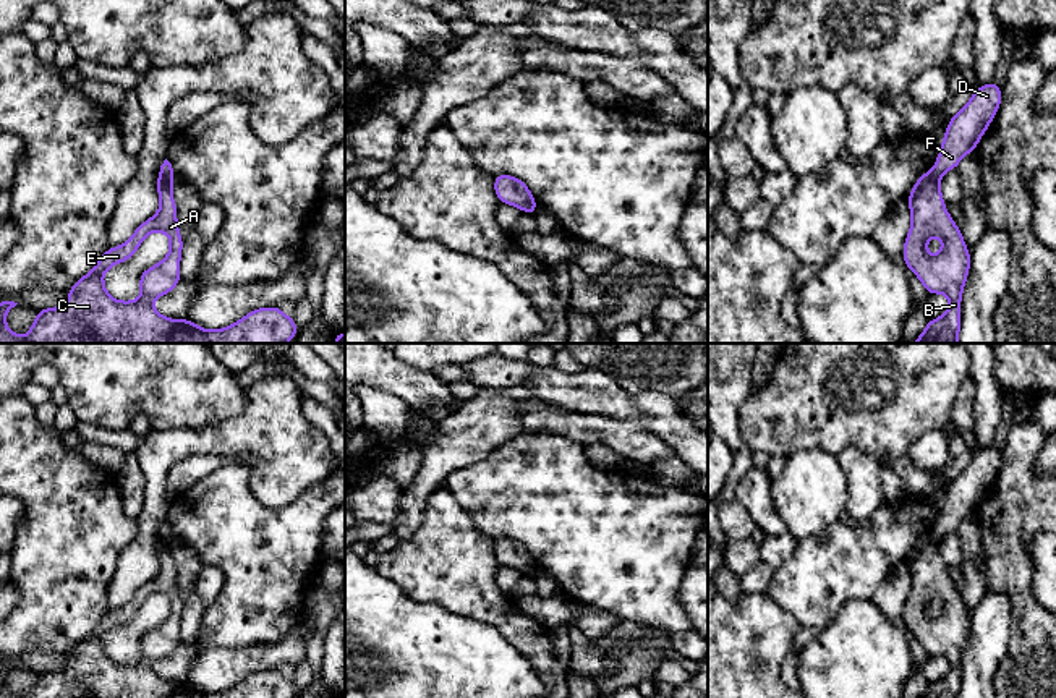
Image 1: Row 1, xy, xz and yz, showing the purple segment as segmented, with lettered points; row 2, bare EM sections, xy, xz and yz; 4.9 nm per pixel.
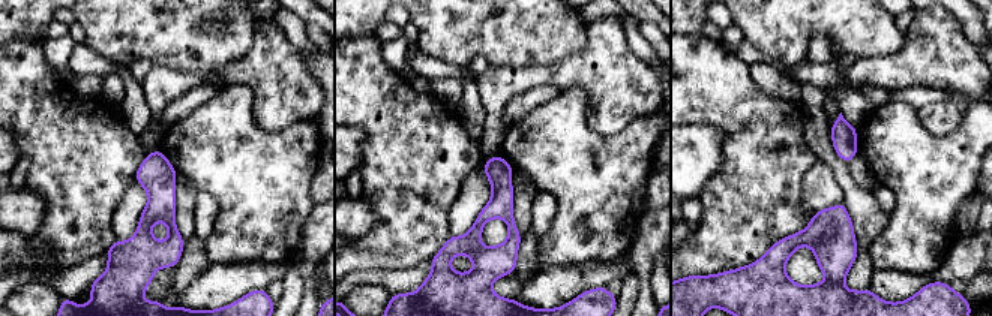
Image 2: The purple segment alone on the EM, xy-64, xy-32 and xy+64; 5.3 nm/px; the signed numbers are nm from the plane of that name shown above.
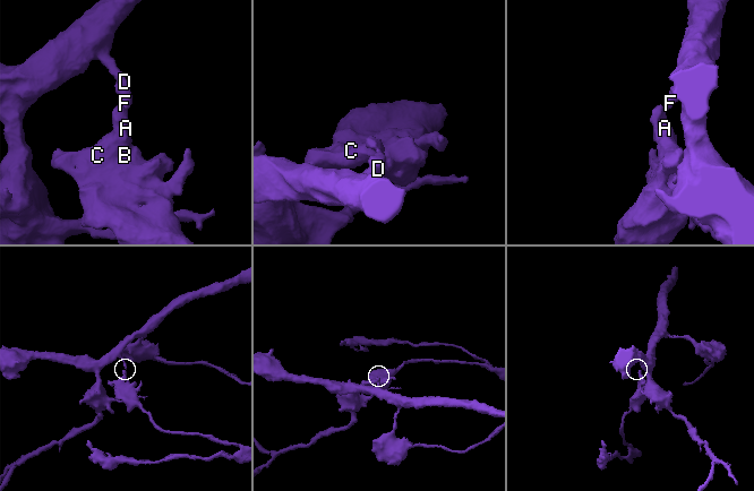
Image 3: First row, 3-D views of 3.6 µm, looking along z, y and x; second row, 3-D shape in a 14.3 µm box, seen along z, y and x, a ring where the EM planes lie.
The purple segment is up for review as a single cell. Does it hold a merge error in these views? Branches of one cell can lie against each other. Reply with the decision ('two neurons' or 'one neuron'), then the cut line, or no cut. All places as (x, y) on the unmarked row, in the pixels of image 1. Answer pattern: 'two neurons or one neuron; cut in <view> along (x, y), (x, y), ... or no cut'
two neurons; cut in xy along (161, 535), (172, 541)

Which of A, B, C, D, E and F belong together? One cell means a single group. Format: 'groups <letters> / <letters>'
groups A B C E / D F

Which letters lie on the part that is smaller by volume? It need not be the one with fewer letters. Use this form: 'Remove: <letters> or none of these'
Remove: A, B, C, E

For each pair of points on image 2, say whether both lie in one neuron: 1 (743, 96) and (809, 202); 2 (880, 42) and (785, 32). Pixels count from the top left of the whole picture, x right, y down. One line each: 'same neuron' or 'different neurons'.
1: different neurons
2: same neuron

